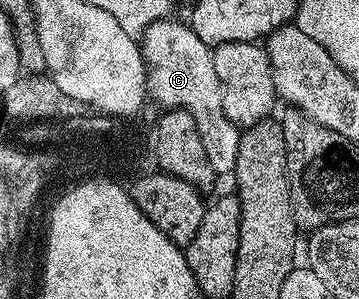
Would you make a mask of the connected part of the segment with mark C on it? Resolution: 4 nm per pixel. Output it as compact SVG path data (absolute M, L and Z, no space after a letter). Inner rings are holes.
M166 17L148 25L141 35L143 62L147 64L147 90L150 98L156 99L163 109L187 111L197 121L197 133L201 133L201 145L205 145L205 153L216 176L234 176L237 165L237 149L239 148L240 128L236 127L229 117L225 117L223 108L223 90L221 81L217 81L217 69L213 69L212 48L193 33L186 22L178 23L174 17Z

